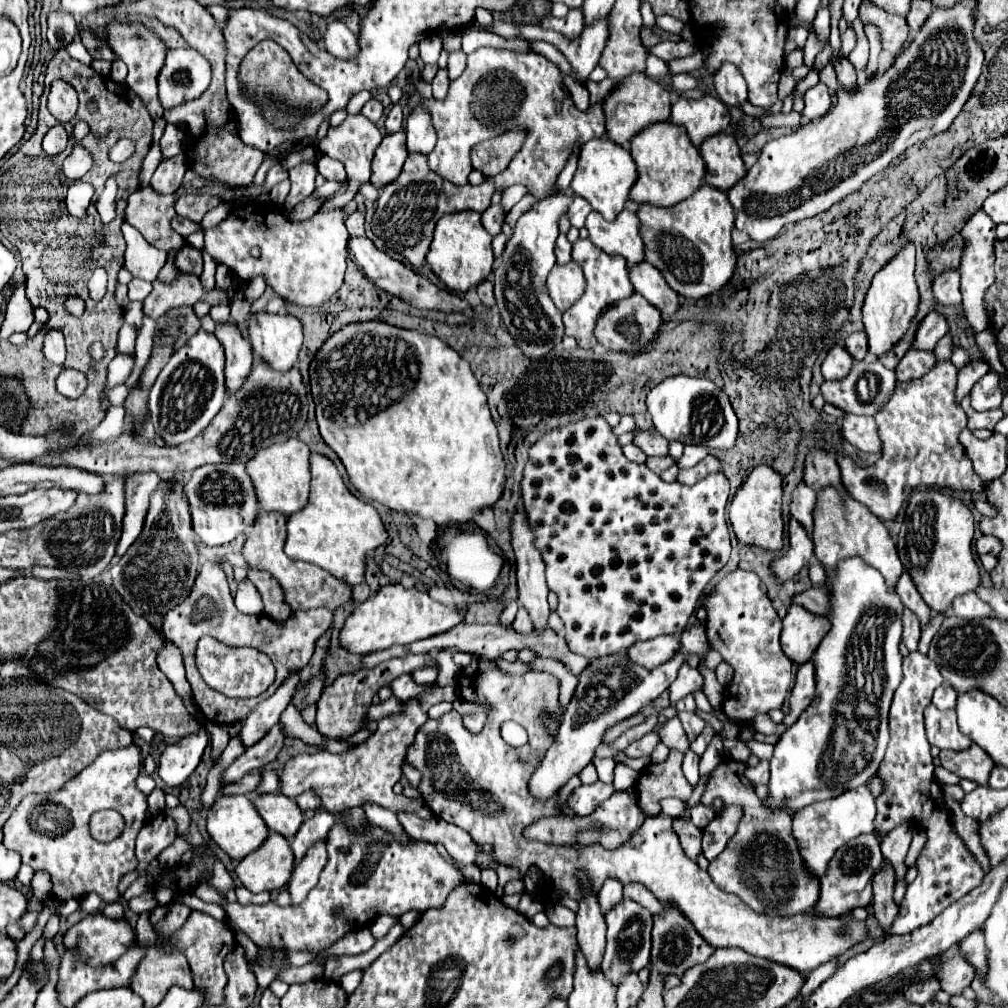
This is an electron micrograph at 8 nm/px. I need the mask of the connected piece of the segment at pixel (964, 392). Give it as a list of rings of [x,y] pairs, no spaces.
[[[969,361],[965,367],[959,369],[957,387],[955,387],[955,401],[961,403],[963,397],[969,395],[971,387],[989,371],[989,365],[985,361]]]

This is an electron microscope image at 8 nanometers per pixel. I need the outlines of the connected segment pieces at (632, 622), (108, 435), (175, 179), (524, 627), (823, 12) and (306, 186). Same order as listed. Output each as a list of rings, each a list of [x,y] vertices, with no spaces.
[[[585,417],[579,421],[571,421],[563,427],[549,429],[543,433],[543,437],[529,449],[529,459],[523,469],[523,481],[521,481],[521,499],[523,509],[527,513],[531,531],[535,533],[535,547],[539,549],[545,565],[547,565],[547,585],[549,589],[559,597],[557,613],[565,623],[565,641],[569,649],[577,655],[583,655],[585,659],[593,661],[595,657],[605,657],[611,653],[625,651],[637,641],[647,641],[657,635],[675,635],[681,633],[697,609],[697,603],[703,595],[703,589],[713,579],[713,575],[727,563],[731,545],[729,545],[729,531],[725,521],[725,507],[729,497],[729,481],[723,473],[711,473],[705,479],[701,479],[693,487],[685,487],[681,483],[667,483],[657,473],[653,473],[645,463],[629,461],[623,455],[623,447],[617,441],[617,435],[613,433],[613,427],[603,417]]]
[[[111,407],[107,411],[107,417],[101,421],[101,425],[93,431],[87,431],[85,437],[91,439],[91,441],[109,441],[109,439],[115,439],[119,437],[119,433],[123,433],[123,407]]]
[[[177,155],[171,159],[163,159],[157,171],[151,177],[151,187],[161,191],[161,193],[175,193],[179,187],[185,171],[187,171],[187,159],[185,155]]]
[[[523,607],[517,611],[517,617],[515,617],[515,621],[513,621],[511,629],[515,629],[517,633],[531,633],[533,625],[531,625],[531,619],[529,619],[529,615],[525,613],[525,609],[523,609]]]
[[[819,7],[815,23],[813,23],[813,29],[819,33],[821,41],[829,39],[829,9],[827,7]]]
[[[301,163],[293,169],[289,169],[291,191],[285,199],[285,203],[281,205],[283,213],[289,213],[297,203],[301,203],[305,197],[311,195],[311,191],[315,189],[315,175],[317,175],[317,169],[313,163]]]

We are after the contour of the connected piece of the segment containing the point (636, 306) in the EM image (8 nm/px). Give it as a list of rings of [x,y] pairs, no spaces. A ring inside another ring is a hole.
[[[633,293],[629,299],[611,305],[609,309],[603,311],[603,315],[599,315],[595,325],[595,339],[597,343],[611,351],[633,351],[647,345],[655,337],[661,321],[663,319],[659,309],[655,309],[645,297],[639,297],[639,293]]]

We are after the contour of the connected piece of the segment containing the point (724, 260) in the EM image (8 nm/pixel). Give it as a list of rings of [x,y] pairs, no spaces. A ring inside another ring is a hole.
[[[703,183],[703,189],[697,189],[687,201],[679,201],[679,209],[637,205],[637,217],[641,221],[639,233],[645,243],[645,261],[657,267],[681,297],[707,297],[731,279],[737,261],[731,247],[733,207],[721,189]]]

